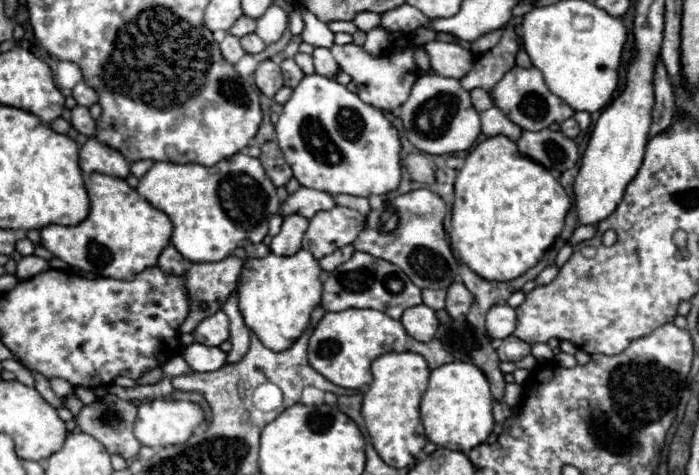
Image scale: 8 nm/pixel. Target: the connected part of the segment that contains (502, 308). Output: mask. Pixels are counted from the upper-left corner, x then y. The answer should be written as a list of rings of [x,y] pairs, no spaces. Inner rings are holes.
[[[495,304],[487,312],[487,333],[492,339],[503,340],[513,334],[517,326],[517,314],[509,304]]]

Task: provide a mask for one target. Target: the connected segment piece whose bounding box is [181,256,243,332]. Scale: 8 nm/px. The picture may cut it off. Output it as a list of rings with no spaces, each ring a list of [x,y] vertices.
[[[227,256],[221,262],[191,264],[191,268],[187,270],[187,290],[189,290],[189,298],[191,298],[191,312],[189,312],[187,320],[181,324],[181,332],[193,332],[193,328],[197,328],[197,324],[201,320],[205,320],[205,316],[213,316],[213,312],[223,308],[223,304],[227,302],[231,292],[235,292],[235,288],[237,288],[241,268],[243,268],[243,260],[239,260],[235,256]]]

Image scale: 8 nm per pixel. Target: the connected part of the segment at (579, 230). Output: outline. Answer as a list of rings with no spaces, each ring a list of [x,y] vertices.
[[[577,226],[569,242],[571,242],[571,244],[579,244],[579,242],[583,242],[583,240],[593,238],[595,234],[597,234],[597,228],[595,228],[595,226]]]

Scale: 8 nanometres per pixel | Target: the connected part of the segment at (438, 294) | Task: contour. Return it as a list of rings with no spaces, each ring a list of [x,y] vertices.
[[[425,290],[423,292],[423,304],[433,308],[433,310],[443,310],[445,308],[445,290]]]

